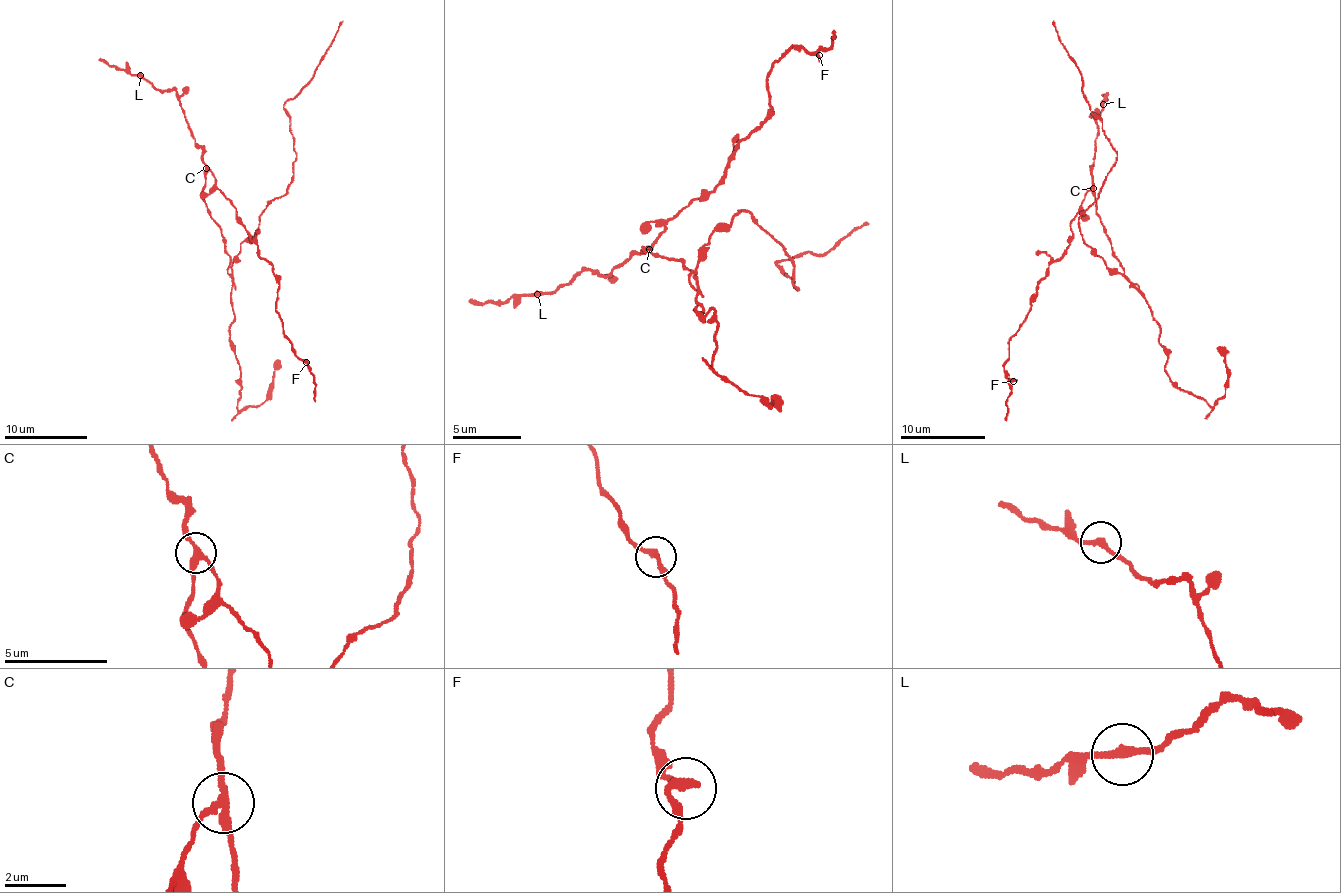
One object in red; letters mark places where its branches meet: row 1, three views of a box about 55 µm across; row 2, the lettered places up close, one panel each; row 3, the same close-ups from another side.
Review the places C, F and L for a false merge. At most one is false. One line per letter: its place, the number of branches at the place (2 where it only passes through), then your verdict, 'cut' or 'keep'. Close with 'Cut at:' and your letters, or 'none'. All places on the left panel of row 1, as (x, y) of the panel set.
C: (206, 168) | 3 | cut
F: (306, 362) | 2 | keep
L: (140, 75) | 2 | keep
Cut at: C

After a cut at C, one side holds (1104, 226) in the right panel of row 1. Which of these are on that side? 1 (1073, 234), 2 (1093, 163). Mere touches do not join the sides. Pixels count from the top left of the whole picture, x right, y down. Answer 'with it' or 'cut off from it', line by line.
1: cut off from it
2: cut off from it

